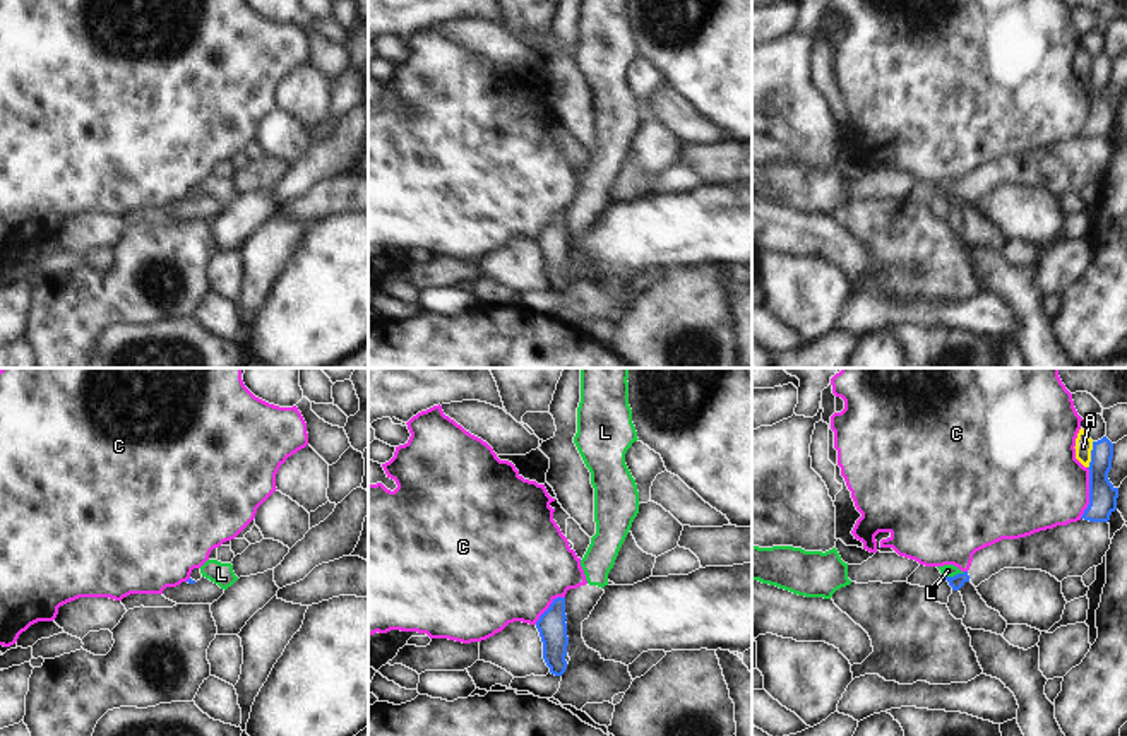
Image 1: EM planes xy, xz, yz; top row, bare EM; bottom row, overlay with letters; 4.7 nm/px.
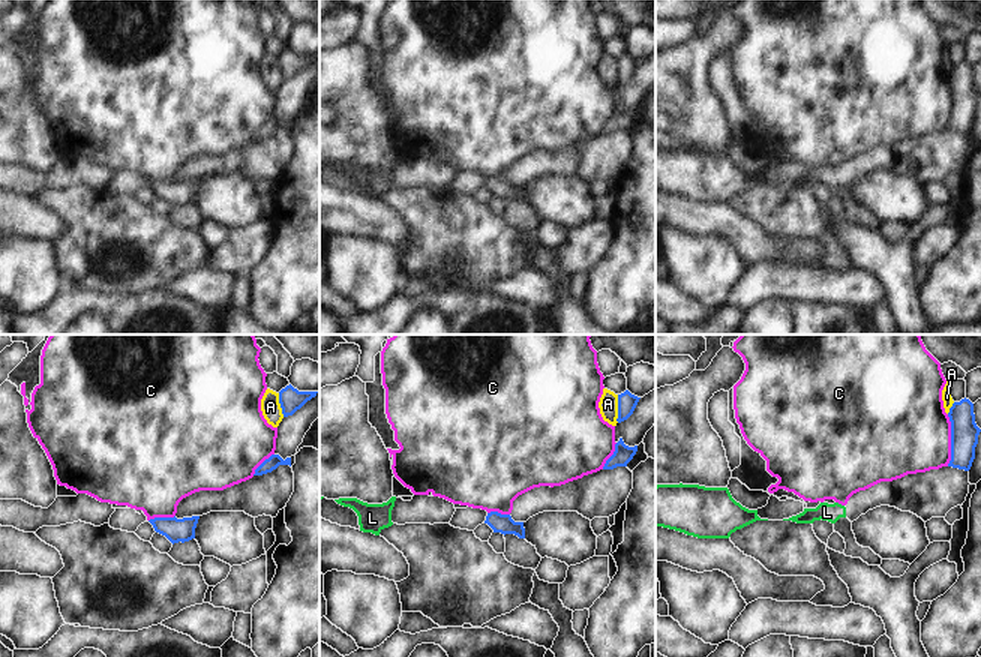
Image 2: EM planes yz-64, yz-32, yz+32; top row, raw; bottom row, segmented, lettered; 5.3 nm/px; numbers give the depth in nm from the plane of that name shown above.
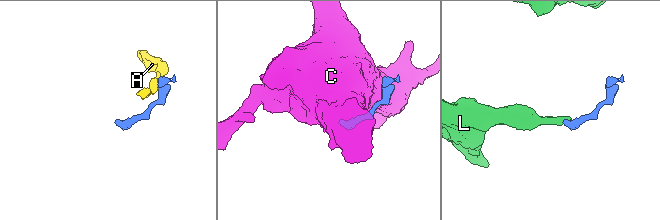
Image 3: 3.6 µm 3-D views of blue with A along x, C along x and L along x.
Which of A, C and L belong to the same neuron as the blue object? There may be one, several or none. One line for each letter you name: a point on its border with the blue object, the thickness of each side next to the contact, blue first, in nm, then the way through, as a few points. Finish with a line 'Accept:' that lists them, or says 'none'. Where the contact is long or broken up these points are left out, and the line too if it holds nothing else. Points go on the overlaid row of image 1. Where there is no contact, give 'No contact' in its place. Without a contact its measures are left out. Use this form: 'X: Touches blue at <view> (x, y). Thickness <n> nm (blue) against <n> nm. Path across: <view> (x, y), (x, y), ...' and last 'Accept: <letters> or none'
Accept: none

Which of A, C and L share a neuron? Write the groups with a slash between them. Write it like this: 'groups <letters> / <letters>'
groups A / C / L

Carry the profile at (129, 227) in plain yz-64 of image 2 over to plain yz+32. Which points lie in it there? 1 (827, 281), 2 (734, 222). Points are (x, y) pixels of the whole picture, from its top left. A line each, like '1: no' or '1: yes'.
1: no
2: no

